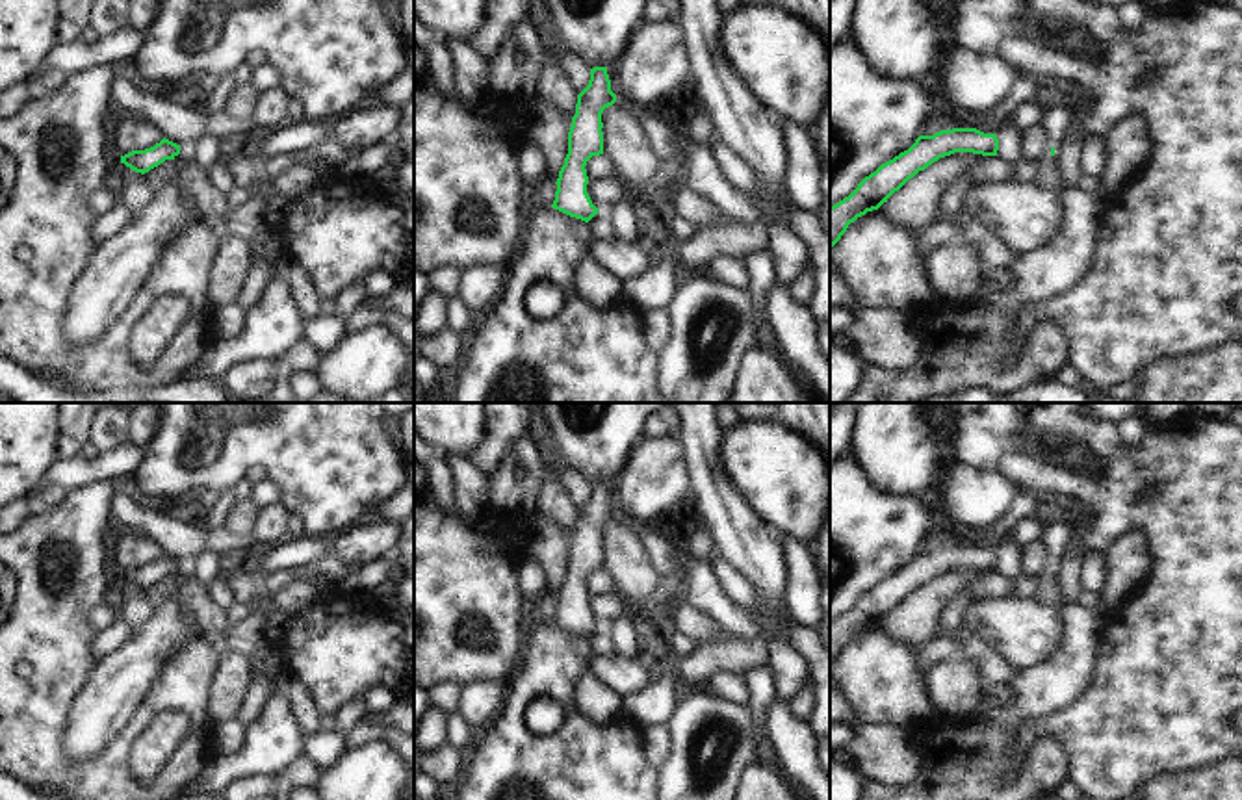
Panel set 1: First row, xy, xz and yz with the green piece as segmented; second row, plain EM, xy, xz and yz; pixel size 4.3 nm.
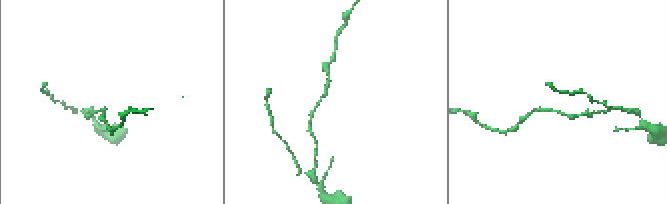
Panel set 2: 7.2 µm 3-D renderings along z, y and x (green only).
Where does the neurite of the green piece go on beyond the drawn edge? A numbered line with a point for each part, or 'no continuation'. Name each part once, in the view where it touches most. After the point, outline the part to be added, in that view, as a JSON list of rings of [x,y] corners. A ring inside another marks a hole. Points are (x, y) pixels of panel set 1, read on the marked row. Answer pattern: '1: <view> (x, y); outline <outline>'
no continuation

